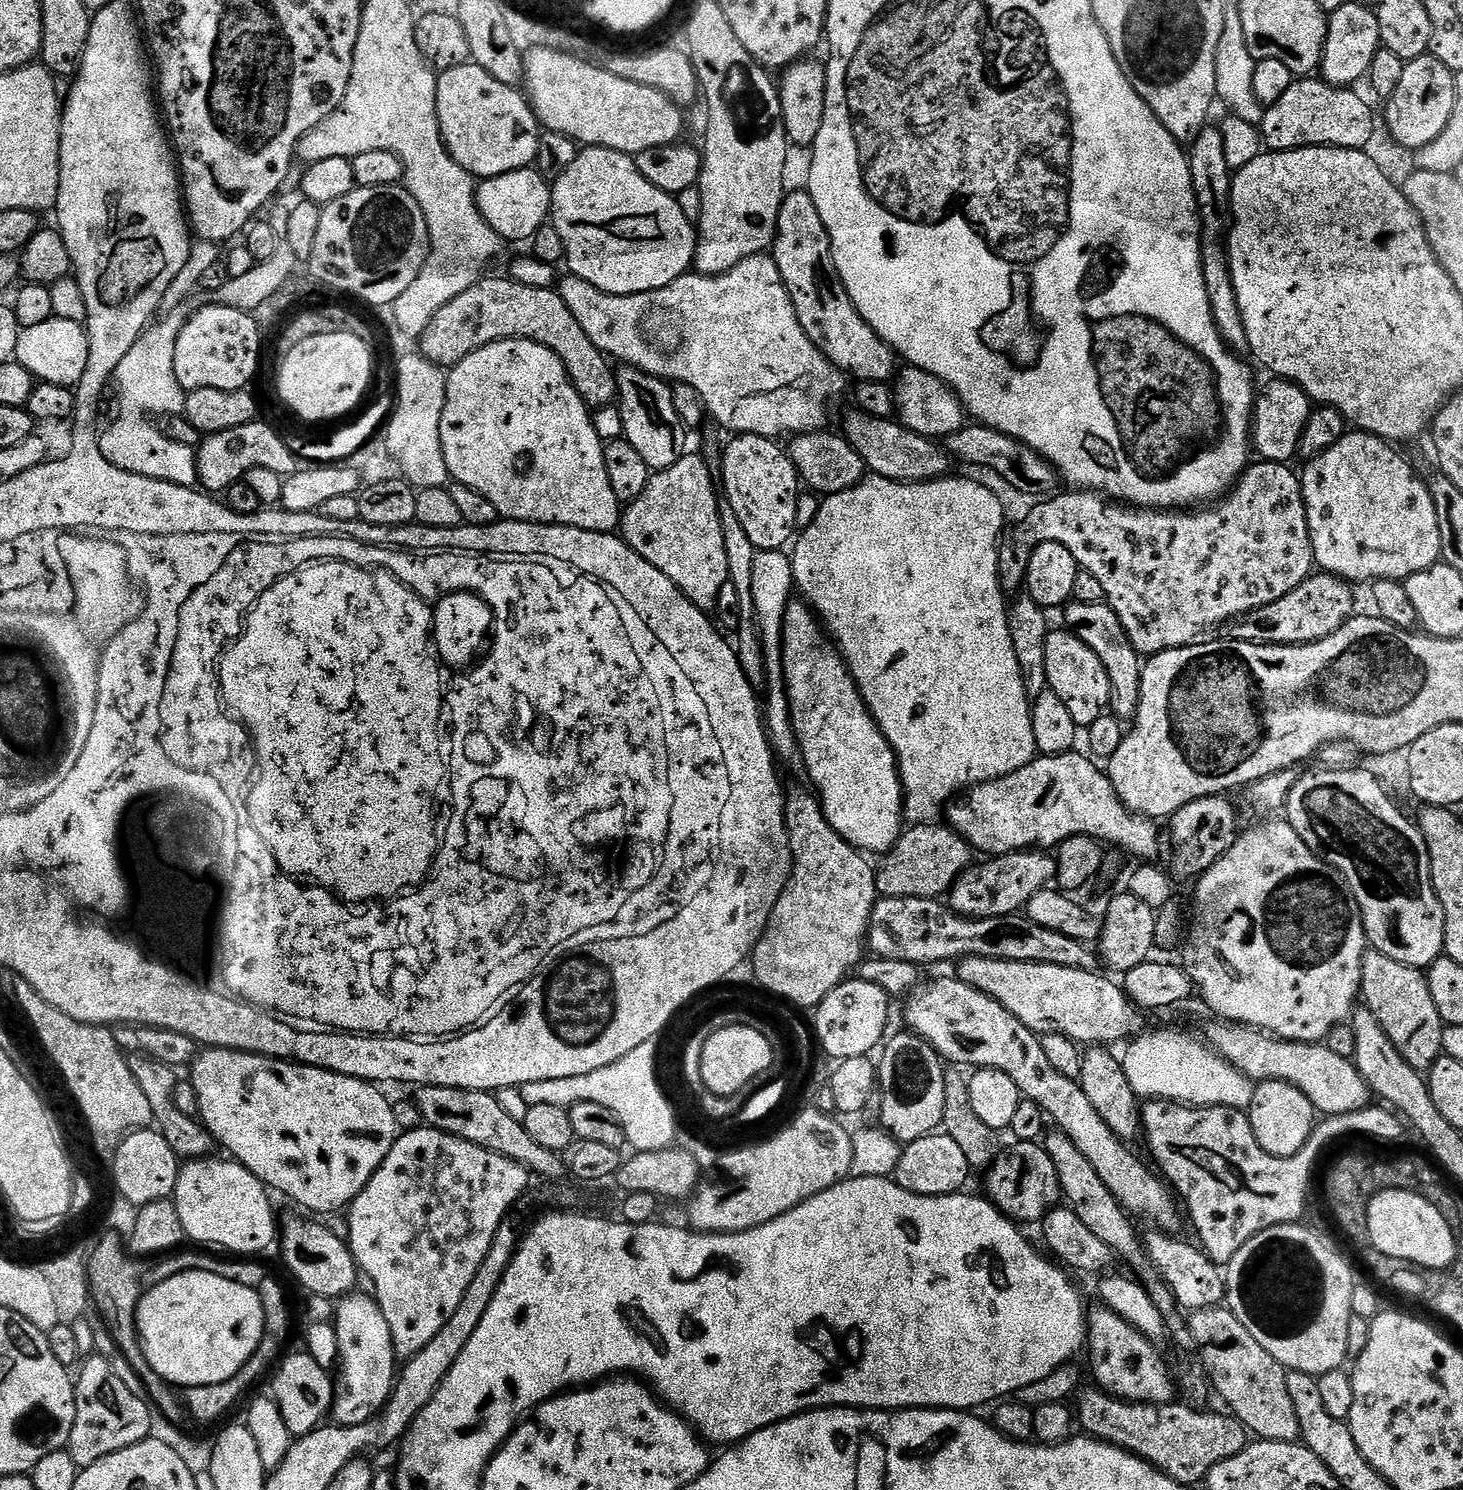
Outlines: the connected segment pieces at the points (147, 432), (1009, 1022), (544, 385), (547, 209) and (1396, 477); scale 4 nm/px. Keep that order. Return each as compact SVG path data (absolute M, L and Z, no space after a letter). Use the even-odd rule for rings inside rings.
M181 306L164 314L168 316L161 315L155 322L149 323L138 342L130 346L126 358L122 358L122 363L116 367L114 377L116 396L120 399L120 417L105 432L101 431L99 438L102 454L114 466L130 470L130 474L142 474L146 478L158 478L161 482L196 488L199 476L194 448L176 441L151 420L151 416L179 417L184 410L186 393L174 374L174 346L190 315L189 309L186 309Z
M955 975L932 980L929 984L921 983L908 993L906 1003L908 1005L904 1008L904 1020L909 1025L905 1025L915 1035L931 1044L934 1051L949 1065L969 1064L969 1069L972 1070L997 1068L1002 1070L1002 1074L1010 1074L1021 1097L1038 1102L1045 1117L1051 1123L1053 1120L1056 1123L1053 1125L1065 1132L1074 1146L1078 1146L1078 1150L1082 1150L1083 1156L1090 1161L1090 1166L1098 1170L1098 1178L1106 1182L1106 1190L1110 1190L1110 1194L1118 1198L1120 1207L1125 1212L1133 1217L1141 1216L1142 1219L1149 1220L1152 1223L1149 1225L1155 1226L1159 1231L1169 1234L1181 1231L1182 1212L1180 1208L1176 1209L1177 1201L1169 1185L1147 1163L1144 1165L1128 1149L1131 1147L1118 1139L1110 1126L1106 1126L1106 1122L1102 1122L1098 1110L1094 1110L1090 1098L1086 1098L1086 1090L1082 1090L1079 1080L1066 1078L1066 1074L1058 1074L1058 1070L1050 1066L1050 1061L1042 1051L1040 1036L1031 1032L1018 1018L1014 1018L1014 1014L1010 1014L1006 1006L982 994L982 990L966 986L966 982Z
M499 340L490 346L482 346L482 350L474 350L474 354L452 365L447 378L446 406L442 410L440 437L448 475L455 483L470 486L470 490L478 490L478 494L482 494L482 498L487 498L504 520L521 520L524 524L561 524L564 528L609 534L619 529L622 505L614 494L614 489L610 487L609 476L606 475L605 441L600 440L598 434L594 434L592 412L578 394L572 379L568 376L566 366L558 358L558 354L554 354L554 350L533 340Z
M532 166L522 170L510 170L510 174L498 174L477 183L476 205L482 218L486 218L488 225L505 242L528 242L543 224L549 223L552 214L552 184Z
M1345 431L1344 437L1330 450L1311 457L1300 476L1306 506L1306 522L1310 530L1312 558L1317 569L1329 576L1357 582L1366 580L1405 581L1415 572L1434 567L1441 559L1438 514L1428 485L1416 477L1416 472L1395 452L1389 441L1368 432Z

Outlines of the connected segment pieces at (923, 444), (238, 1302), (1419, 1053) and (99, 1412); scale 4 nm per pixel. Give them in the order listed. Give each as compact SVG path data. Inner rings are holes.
M859 410L851 411L844 416L842 435L854 450L858 450L865 469L872 476L897 480L900 484L920 484L924 480L938 480L949 475L949 453L938 446L937 441L906 430L895 419L883 420Z
M176 1270L165 1280L158 1279L136 1305L136 1335L140 1337L140 1352L168 1384L181 1389L210 1386L232 1379L258 1350L264 1337L262 1298L255 1287L240 1284L239 1279L227 1274L210 1274Z
M1368 950L1362 962L1360 990L1363 1007L1378 1018L1386 1038L1394 1042L1394 1050L1398 1050L1398 1054L1420 1073L1427 1073L1443 1053L1442 1034L1446 1027L1438 1014L1438 1006L1434 1006L1434 998L1430 998L1427 975L1419 968L1394 962L1394 958L1386 954Z
M95 1354L87 1357L79 1365L79 1372L80 1377L77 1375L74 1380L76 1390L74 1430L70 1430L66 1449L79 1468L89 1468L94 1462L118 1450L126 1450L126 1446L134 1446L153 1435L153 1409L141 1397L126 1390L125 1384L115 1376L114 1370L110 1370L110 1362L106 1362L106 1358Z

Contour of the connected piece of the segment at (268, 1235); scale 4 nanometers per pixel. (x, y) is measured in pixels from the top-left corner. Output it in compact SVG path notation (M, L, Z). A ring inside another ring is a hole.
M231 1158L187 1161L180 1169L174 1199L189 1241L213 1244L228 1252L264 1252L278 1240L278 1224L269 1189L246 1166Z

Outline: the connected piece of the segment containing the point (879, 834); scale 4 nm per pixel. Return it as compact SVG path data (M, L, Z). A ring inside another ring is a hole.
M804 602L796 603L789 603L784 615L784 687L788 689L790 714L794 734L798 738L802 768L808 771L807 783L814 789L820 806L824 809L826 822L830 822L832 829L847 844L865 854L887 854L900 837L900 823L905 823L906 820L902 811L904 788L900 785L896 755L877 726L876 719L864 705L864 699L860 697L860 690L848 672L840 649L830 639L811 607Z

